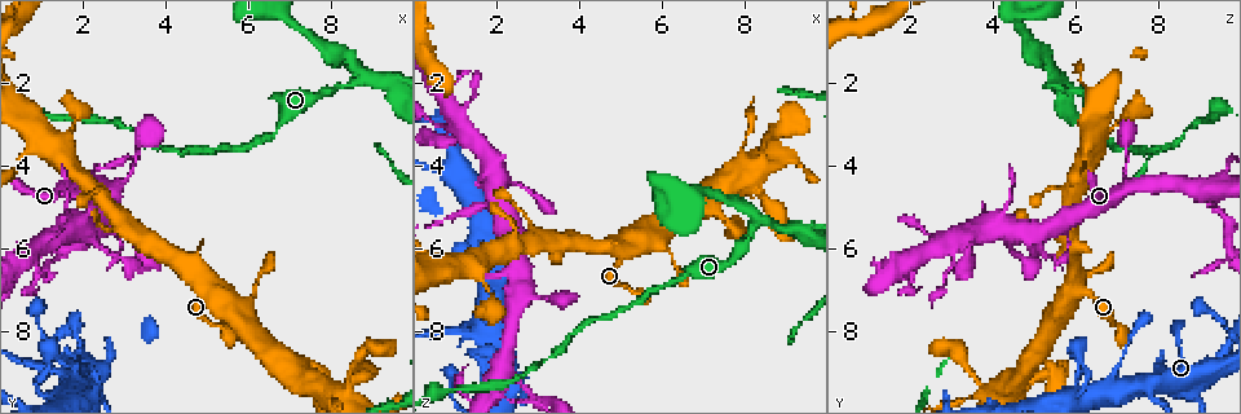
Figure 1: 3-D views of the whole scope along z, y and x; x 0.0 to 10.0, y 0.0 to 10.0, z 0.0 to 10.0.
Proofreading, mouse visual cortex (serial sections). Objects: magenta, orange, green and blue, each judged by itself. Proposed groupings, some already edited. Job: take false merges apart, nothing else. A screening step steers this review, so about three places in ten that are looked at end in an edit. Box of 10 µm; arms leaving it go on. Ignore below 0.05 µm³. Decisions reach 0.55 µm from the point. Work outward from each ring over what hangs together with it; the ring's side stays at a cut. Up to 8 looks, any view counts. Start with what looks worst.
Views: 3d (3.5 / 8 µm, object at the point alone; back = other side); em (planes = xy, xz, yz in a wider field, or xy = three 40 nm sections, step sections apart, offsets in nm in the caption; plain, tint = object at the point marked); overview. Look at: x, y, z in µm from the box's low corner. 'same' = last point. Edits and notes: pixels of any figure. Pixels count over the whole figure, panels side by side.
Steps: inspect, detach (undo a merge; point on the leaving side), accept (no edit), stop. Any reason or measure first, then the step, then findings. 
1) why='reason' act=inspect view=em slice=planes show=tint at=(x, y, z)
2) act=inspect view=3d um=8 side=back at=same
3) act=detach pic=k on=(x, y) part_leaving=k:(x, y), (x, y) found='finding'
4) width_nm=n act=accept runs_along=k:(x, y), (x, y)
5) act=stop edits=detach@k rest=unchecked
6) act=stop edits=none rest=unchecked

why='calibre changes' act=inspect view=3d um=8 at=(1.85, 8.95, 6.90)

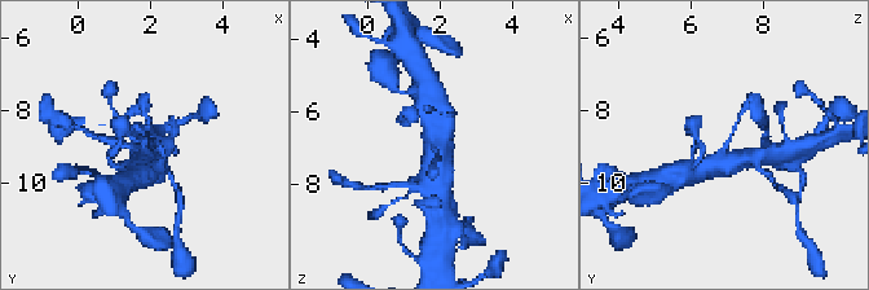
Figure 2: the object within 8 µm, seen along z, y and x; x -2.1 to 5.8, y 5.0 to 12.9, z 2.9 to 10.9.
why='need the tissue' act=inspect view=em slice=planes show=tint at=same

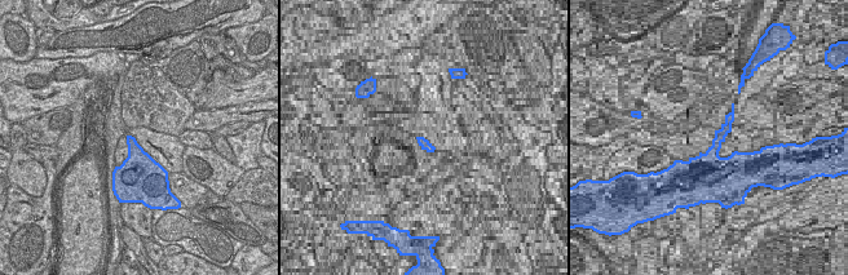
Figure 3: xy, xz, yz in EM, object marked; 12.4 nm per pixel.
act=accept runs_along=2:(151, 158), (148, 162), (144, 111) found='one cell here'

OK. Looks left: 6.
why='four arms meet' act=inspect view=3d um=3.5 at=(2.30, 4.85, 6.60)

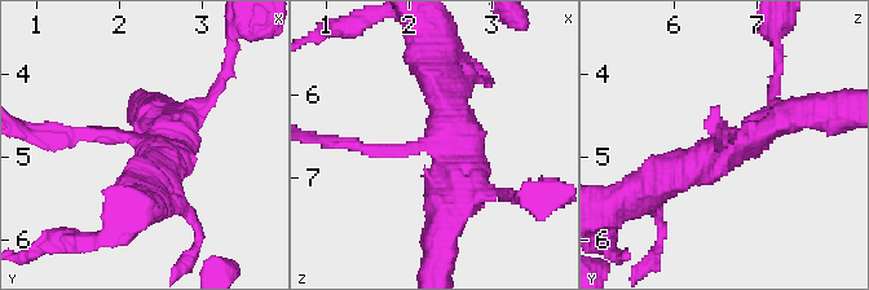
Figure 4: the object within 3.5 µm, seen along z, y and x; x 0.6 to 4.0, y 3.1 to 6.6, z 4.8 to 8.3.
act=inspect view=em slice=xy step=1 show=tint at=(2.25, 4.85, 6.55)

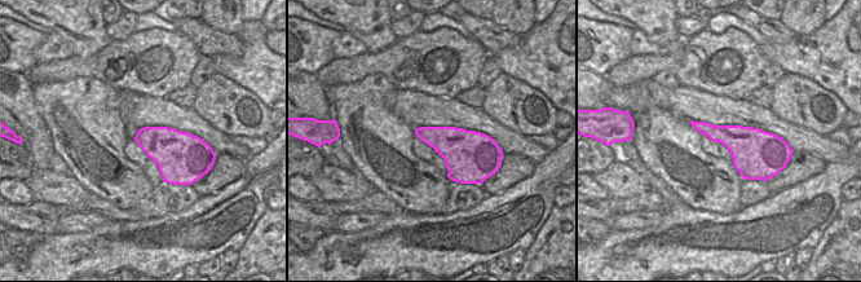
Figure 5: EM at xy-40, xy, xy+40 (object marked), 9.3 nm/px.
why='cut it another way' act=inspect view=em slice=xy step=3 show=tint at=same

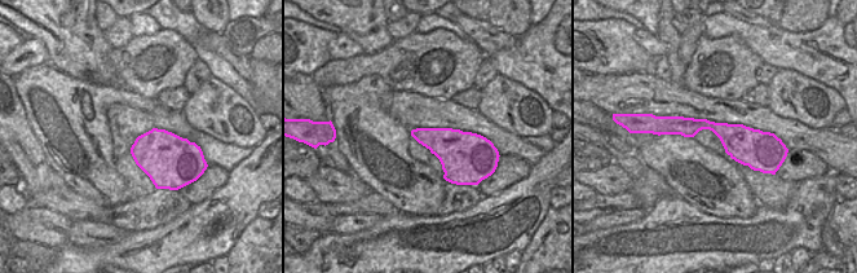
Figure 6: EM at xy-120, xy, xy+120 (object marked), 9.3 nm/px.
arms=4 act=accept runs_along=4:(353, 143), (428, 146), (449, 130), (436, 77) found='all the same cell'

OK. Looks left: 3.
act=inspect view=3d um=8 side=back at=(2.20, 5.80, 4.35)

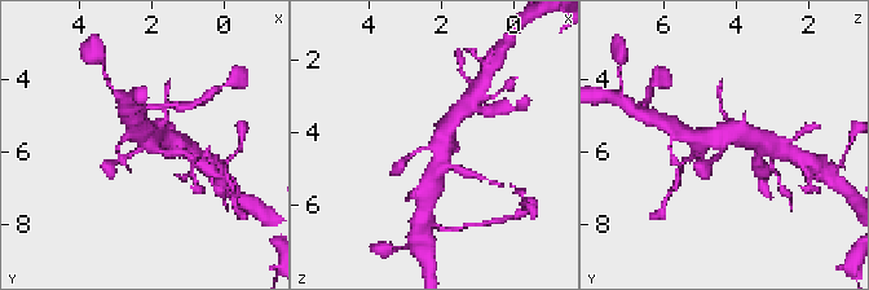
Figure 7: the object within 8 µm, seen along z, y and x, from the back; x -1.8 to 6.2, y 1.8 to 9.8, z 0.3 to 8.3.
act=inspect view=3d um=3.5 at=same

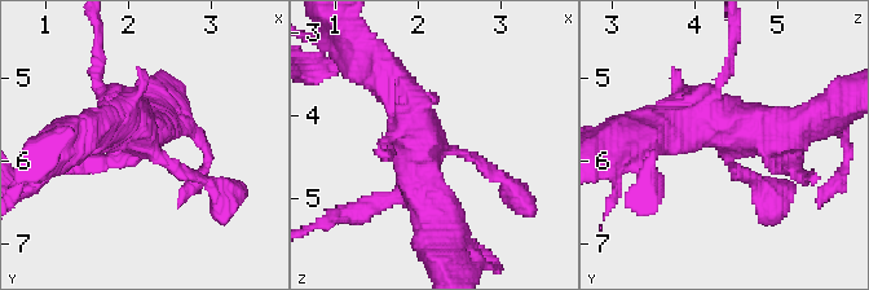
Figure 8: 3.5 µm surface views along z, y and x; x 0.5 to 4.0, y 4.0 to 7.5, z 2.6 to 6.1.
act=inspect view=em slice=xy step=2 show=tint at=(2.15, 5.80, 4.40)

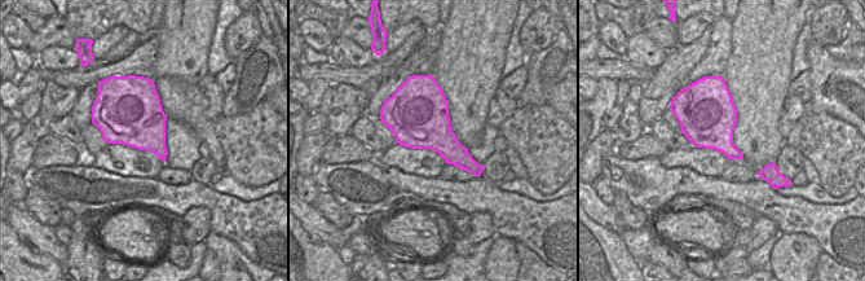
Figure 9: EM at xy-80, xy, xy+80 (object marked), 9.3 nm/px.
width_nm=550 act=accept runs_along=8:(445, 237), (393, 84) found='continuous, no second cell'

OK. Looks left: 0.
act=stop edits=none rest=unchecked

